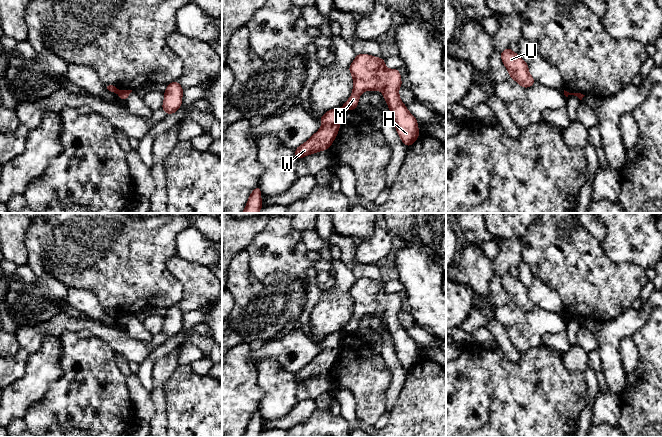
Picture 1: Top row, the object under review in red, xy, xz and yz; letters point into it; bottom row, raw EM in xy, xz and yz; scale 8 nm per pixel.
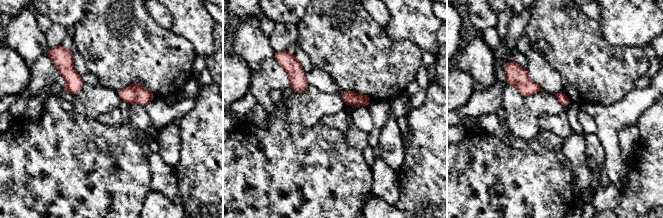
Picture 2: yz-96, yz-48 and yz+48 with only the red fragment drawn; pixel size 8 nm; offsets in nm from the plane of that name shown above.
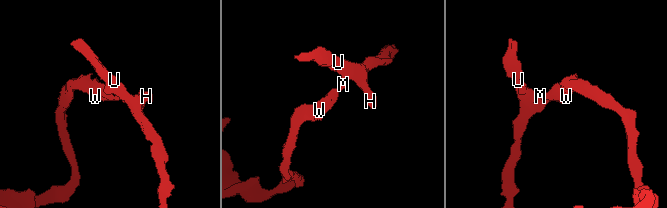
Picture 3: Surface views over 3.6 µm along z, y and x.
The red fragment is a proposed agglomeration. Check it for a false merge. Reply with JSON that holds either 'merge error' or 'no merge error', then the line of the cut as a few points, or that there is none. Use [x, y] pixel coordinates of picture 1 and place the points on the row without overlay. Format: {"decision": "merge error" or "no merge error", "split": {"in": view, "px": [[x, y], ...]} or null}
{"decision": "merge error", "split": {"in": "yz", "px": [[567, 316], [569, 318]]}}

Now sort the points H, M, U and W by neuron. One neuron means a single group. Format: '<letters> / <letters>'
H M U / W

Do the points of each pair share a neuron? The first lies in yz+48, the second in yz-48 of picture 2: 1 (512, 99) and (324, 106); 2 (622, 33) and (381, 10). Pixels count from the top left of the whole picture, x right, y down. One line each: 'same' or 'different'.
1: same
2: different

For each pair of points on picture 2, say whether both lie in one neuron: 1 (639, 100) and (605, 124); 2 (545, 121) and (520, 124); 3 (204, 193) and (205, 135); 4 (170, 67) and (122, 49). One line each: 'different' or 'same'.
1: same
2: different
3: same
4: same

